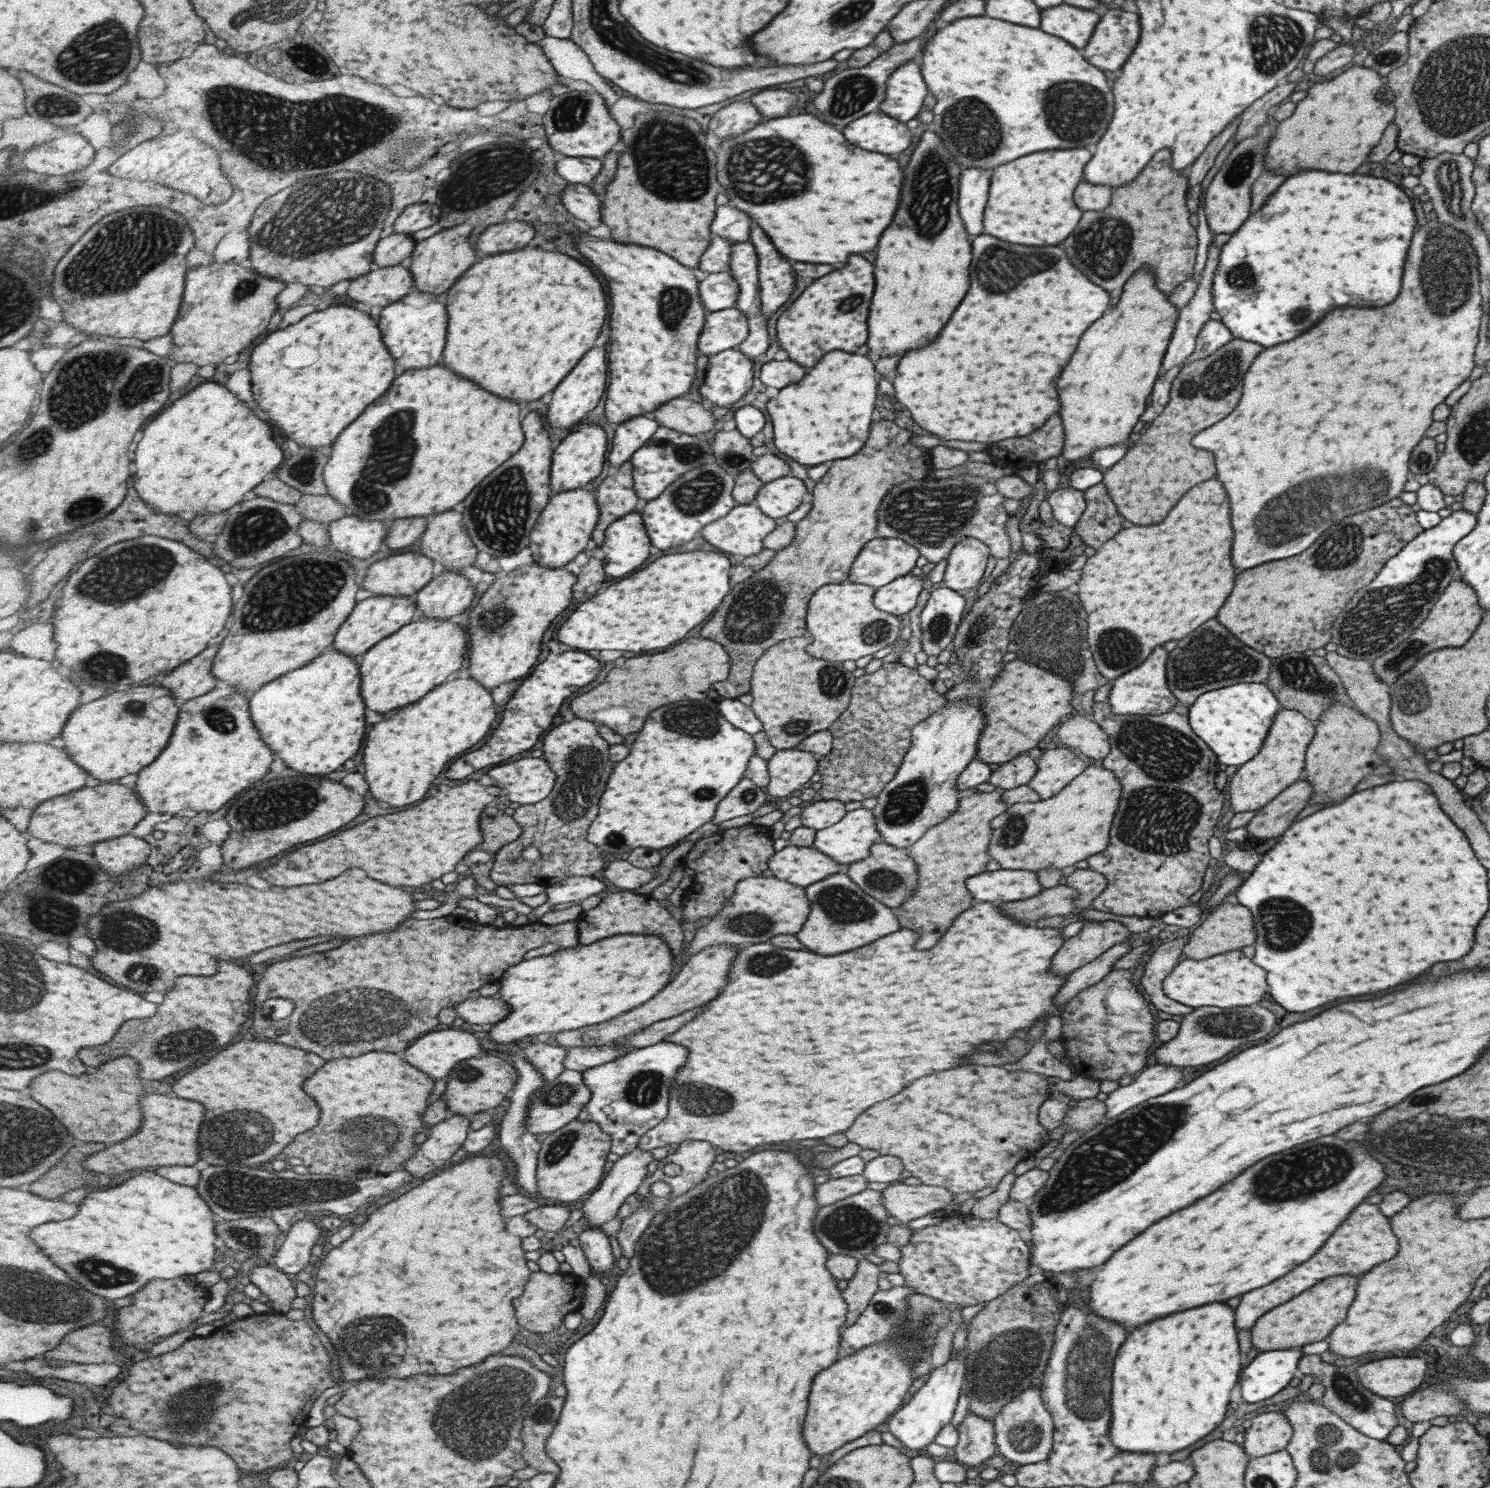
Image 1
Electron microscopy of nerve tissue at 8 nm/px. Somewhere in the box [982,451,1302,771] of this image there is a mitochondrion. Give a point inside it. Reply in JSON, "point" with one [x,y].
{"point":[1043,628]}

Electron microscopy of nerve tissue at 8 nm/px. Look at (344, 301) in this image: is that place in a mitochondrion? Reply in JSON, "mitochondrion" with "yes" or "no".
{"mitochondrion":"no"}

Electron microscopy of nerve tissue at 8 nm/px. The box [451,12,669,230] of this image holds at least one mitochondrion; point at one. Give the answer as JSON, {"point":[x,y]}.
{"point":[568,115]}

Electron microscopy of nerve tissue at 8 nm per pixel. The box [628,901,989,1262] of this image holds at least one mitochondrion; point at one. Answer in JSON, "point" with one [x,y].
{"point":[850,1226]}

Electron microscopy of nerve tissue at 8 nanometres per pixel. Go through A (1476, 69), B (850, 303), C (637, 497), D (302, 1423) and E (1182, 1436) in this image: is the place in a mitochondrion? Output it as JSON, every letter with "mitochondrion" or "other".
{"A":"mitochondrion","B":"mitochondrion","C":"other","D":"other","E":"other"}

